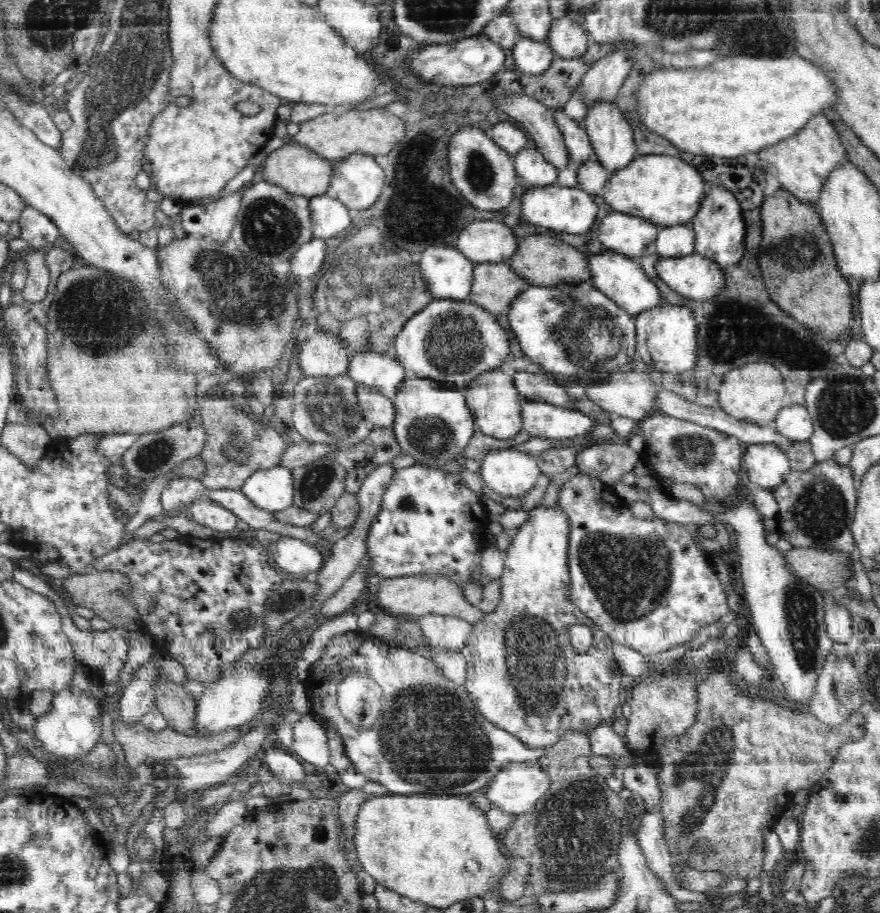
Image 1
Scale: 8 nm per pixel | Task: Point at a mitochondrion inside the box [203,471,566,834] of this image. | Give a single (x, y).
(428, 735)

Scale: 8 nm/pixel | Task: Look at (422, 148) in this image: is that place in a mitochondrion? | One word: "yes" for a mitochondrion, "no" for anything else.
no

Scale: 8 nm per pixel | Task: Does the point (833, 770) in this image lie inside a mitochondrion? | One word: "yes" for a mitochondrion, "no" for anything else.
no

